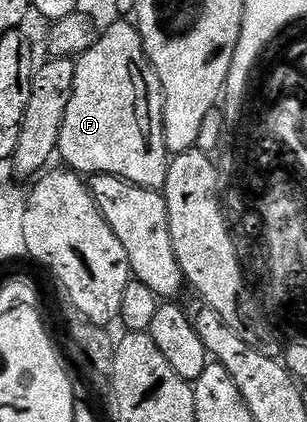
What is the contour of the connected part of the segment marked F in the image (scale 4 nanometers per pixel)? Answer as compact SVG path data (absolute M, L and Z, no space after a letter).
M116 21L108 32L101 34L86 54L79 56L75 60L76 76L73 81L73 95L70 97L70 105L66 108L65 119L61 122L61 137L59 143L58 155L64 158L69 168L77 173L83 173L85 176L93 175L113 175L122 177L130 181L136 187L150 187L153 189L163 188L166 177L168 176L168 164L170 162L170 152L166 145L164 136L164 90L162 85L156 82L156 71L152 67L151 61L144 52L144 42L140 36L139 30L131 22Z

